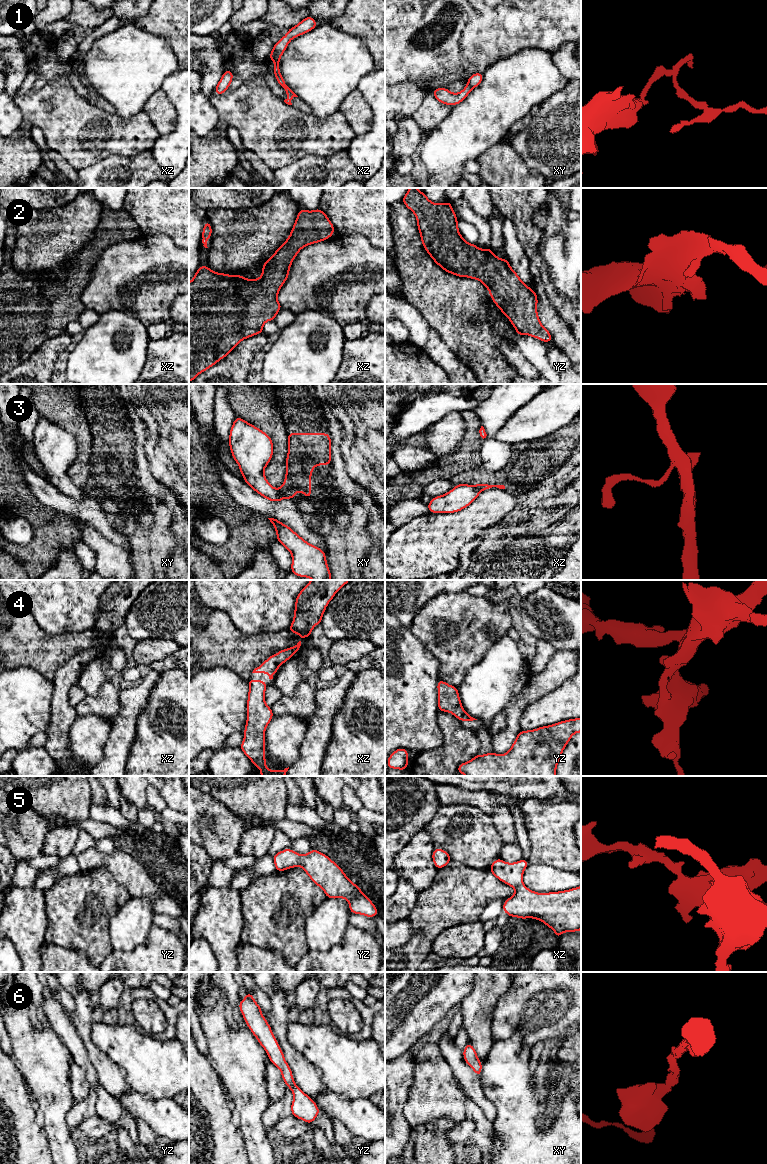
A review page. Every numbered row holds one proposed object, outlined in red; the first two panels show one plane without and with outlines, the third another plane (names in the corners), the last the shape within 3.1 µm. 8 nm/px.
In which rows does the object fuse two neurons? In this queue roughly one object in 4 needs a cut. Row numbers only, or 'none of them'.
1, 3

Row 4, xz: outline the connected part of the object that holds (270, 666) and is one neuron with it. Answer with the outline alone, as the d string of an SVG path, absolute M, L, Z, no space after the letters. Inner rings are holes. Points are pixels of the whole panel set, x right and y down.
M298 638L297 640L298 643L295 647L283 649L277 654L271 655L259 667L255 668L252 673L267 673L269 675L269 679L273 679L273 675L277 672L278 668L299 651L303 641L301 638Z

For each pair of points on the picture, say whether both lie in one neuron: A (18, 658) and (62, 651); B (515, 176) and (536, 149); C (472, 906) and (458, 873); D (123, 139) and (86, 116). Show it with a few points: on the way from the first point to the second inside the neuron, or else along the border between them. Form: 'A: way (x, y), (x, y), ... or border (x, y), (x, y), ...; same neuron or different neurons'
A: way (29, 661), (48, 661), (51, 658); same neuron
B: border (511, 144), (522, 160), (542, 175); different neurons
C: way (464, 898), (458, 892), (458, 881); same neuron
D: way (114, 135), (104, 134), (95, 125); same neuron

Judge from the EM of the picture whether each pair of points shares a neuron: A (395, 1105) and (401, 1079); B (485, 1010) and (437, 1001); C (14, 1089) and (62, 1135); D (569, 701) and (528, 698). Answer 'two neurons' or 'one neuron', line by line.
A: one neuron
B: two neurons
C: two neurons
D: two neurons

